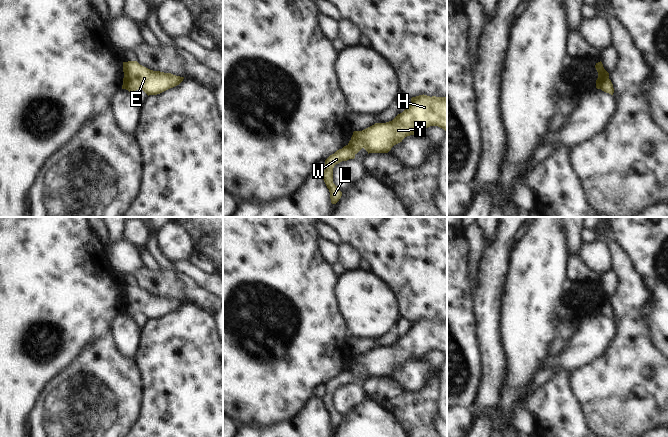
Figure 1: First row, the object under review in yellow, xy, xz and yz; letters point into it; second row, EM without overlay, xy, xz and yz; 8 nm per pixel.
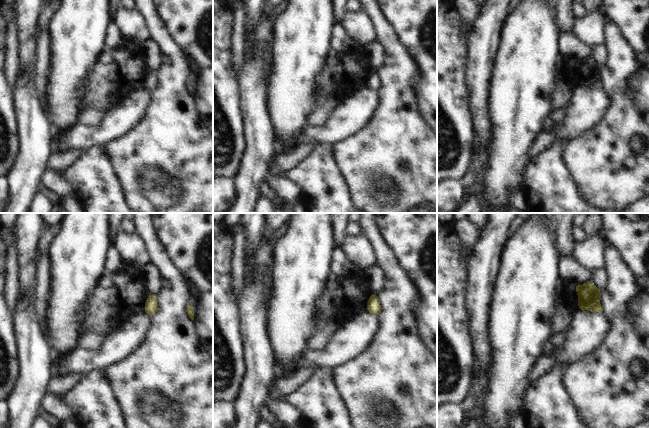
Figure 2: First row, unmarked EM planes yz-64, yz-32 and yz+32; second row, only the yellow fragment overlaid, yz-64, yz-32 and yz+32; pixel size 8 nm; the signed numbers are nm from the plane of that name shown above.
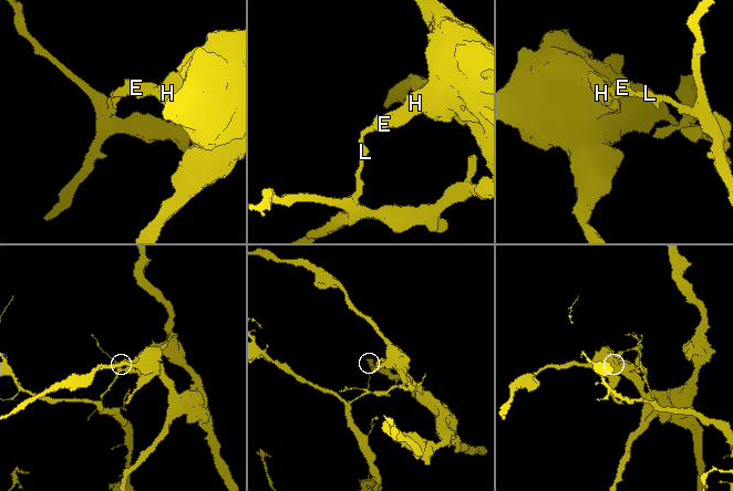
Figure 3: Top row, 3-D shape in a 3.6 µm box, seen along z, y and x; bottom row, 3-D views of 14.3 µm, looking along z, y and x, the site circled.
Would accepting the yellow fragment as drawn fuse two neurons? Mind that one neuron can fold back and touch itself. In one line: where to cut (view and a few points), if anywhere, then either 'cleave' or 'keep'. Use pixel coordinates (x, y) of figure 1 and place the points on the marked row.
cut yz (608, 77), (599, 88); cleave

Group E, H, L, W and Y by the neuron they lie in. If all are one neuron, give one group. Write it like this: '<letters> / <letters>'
E H Y / L W

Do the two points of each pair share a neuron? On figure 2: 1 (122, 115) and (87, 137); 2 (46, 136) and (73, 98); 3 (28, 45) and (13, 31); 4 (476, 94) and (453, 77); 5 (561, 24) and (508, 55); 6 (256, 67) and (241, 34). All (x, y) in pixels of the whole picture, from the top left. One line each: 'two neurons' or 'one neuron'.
1: one neuron
2: two neurons
3: two neurons
4: two neurons
5: two neurons
6: two neurons

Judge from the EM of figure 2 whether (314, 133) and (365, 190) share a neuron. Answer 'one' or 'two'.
two

